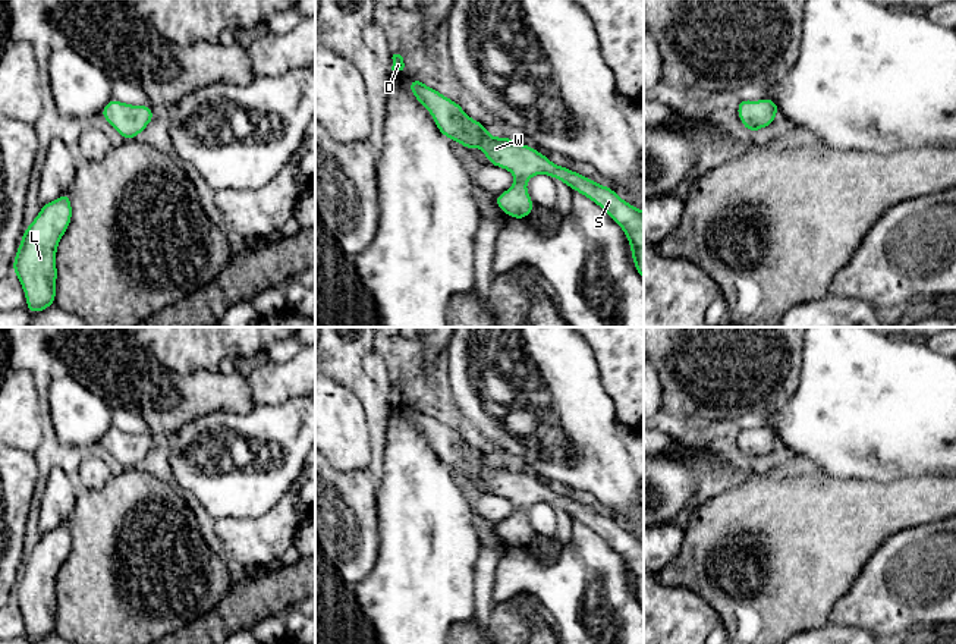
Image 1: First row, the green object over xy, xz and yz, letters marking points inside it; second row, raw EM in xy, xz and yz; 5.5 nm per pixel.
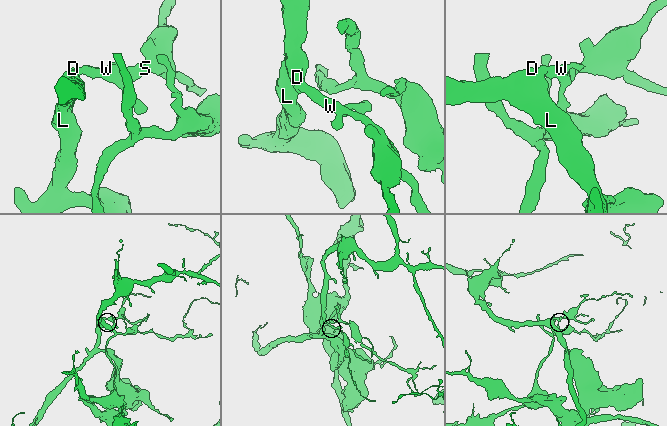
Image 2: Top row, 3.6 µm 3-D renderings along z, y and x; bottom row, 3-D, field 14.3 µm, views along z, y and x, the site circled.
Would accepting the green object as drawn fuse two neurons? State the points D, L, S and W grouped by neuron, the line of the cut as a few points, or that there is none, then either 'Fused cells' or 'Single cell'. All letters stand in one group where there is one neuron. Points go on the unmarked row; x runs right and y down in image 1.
Groups: D L S W. No split. Single cell

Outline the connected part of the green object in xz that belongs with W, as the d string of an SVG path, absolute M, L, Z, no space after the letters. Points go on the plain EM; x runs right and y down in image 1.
M418 406L412 408L409 418L431 442L444 465L460 471L469 480L479 475L490 493L515 503L513 515L496 525L496 534L501 540L513 547L526 547L535 534L526 521L526 509L538 502L563 509L600 534L623 557L630 572L633 593L644 609L644 540L625 531L616 519L551 491L544 483L525 472L506 465L491 465L484 452L471 447L456 430L427 415Z

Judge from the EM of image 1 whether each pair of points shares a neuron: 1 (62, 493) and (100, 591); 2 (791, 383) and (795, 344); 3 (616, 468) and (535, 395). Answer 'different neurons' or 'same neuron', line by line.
1: different neurons
2: same neuron
3: same neuron

